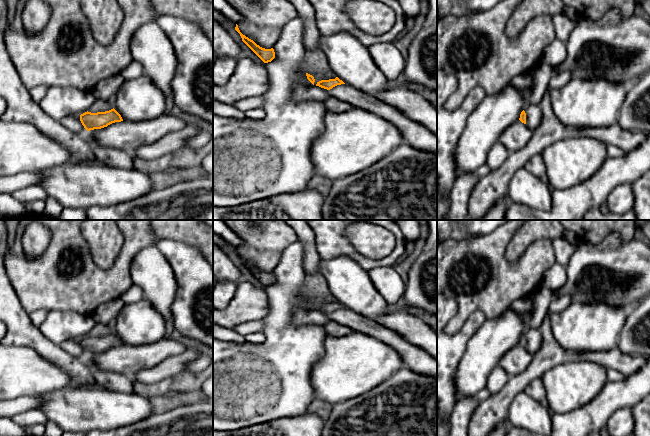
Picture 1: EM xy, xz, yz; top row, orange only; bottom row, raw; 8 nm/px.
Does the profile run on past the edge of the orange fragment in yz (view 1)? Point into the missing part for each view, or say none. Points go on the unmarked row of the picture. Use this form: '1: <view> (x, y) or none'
1: yz (533, 336)

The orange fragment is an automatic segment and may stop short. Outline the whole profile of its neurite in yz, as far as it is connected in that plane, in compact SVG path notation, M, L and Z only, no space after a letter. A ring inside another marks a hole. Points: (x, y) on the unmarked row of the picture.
M535 328L527 329L521 336L519 344L533 355L541 346L540 330Z

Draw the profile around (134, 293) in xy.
M134 284L120 297L120 299L123 301L125 305L138 302L142 298L143 292L141 288Z

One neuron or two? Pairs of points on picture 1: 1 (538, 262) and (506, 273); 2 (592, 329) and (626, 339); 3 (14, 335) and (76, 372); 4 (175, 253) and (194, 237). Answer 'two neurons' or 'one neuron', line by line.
1: one neuron
2: two neurons
3: one neuron
4: two neurons

